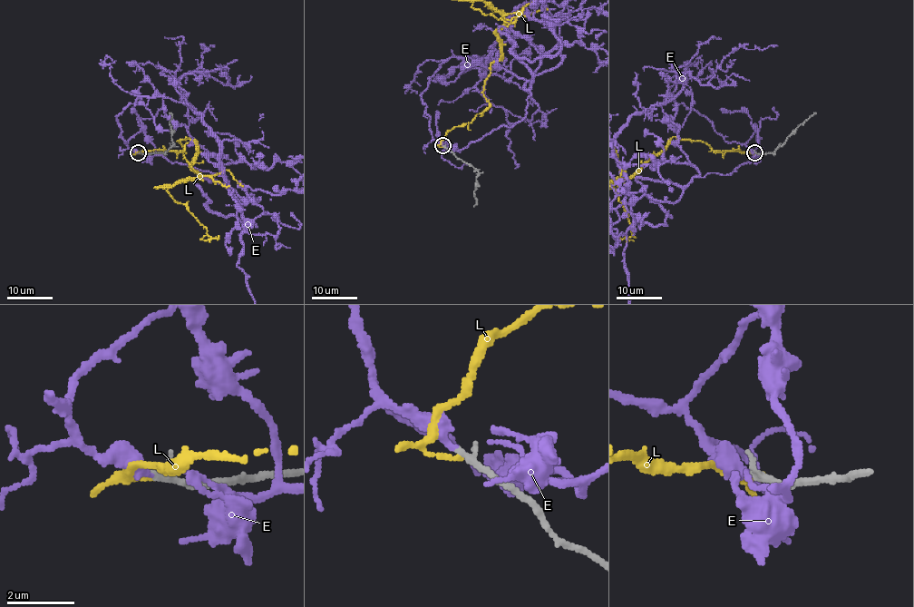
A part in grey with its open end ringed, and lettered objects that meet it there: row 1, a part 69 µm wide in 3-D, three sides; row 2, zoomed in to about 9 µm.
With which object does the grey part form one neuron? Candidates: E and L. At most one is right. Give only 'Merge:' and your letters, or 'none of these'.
Merge: E

